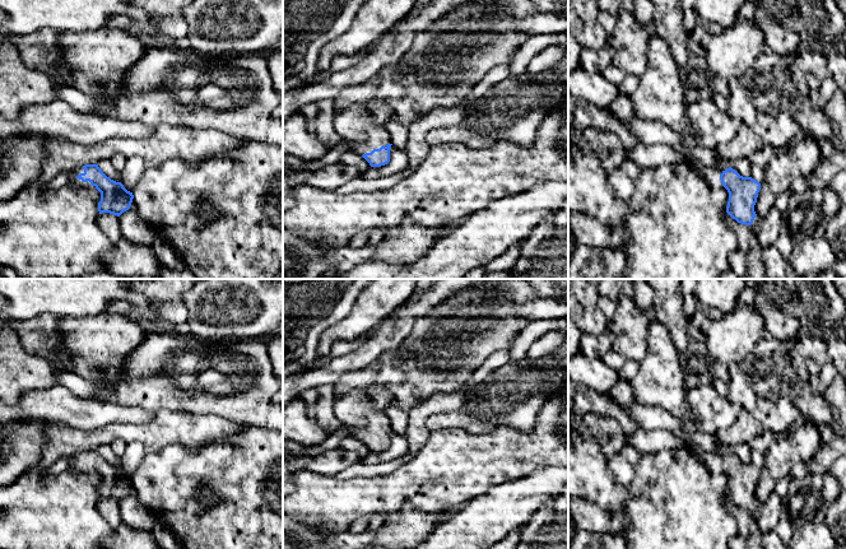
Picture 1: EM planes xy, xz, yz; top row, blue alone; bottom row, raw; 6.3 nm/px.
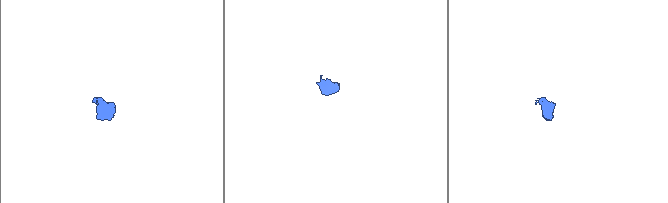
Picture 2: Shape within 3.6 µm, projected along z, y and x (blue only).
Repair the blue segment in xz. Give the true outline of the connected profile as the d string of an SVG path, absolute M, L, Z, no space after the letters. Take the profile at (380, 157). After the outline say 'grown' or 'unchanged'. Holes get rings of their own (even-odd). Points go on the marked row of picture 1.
M369 98L345 110L334 111L334 129L371 167L381 167L390 162L392 144L385 125L375 120L372 103L373 99Z | grown

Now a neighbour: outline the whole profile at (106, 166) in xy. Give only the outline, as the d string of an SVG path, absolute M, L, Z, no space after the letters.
M103 159L101 163L98 163L98 167L102 169L102 172L110 177L111 180L120 182L121 180L121 172L118 172L111 163L110 159Z

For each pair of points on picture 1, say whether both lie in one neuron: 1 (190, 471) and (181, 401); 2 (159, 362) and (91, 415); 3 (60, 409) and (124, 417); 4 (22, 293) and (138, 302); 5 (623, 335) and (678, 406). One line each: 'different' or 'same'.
1: different
2: different
3: same
4: same
5: different

